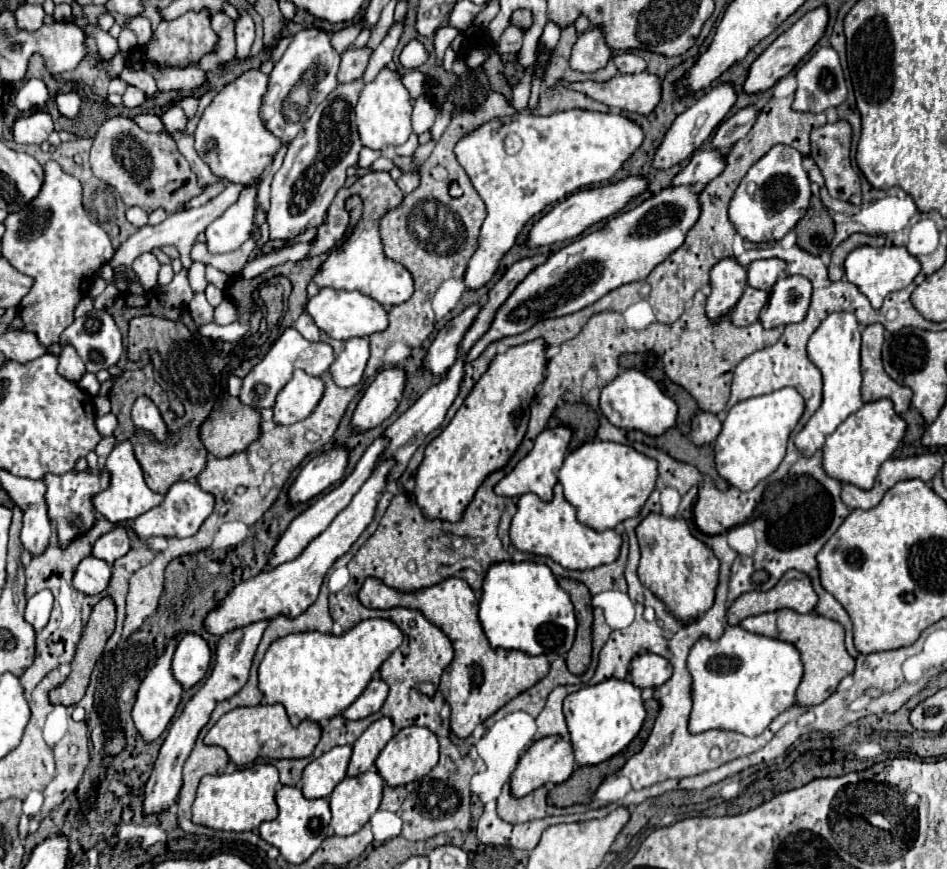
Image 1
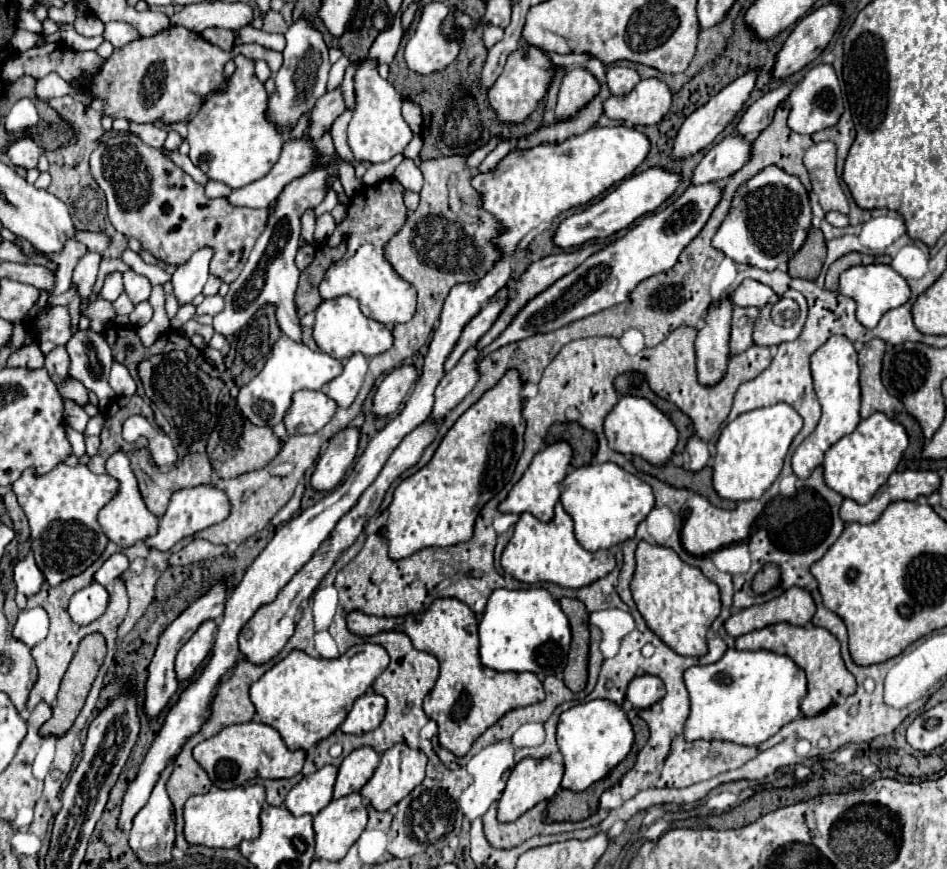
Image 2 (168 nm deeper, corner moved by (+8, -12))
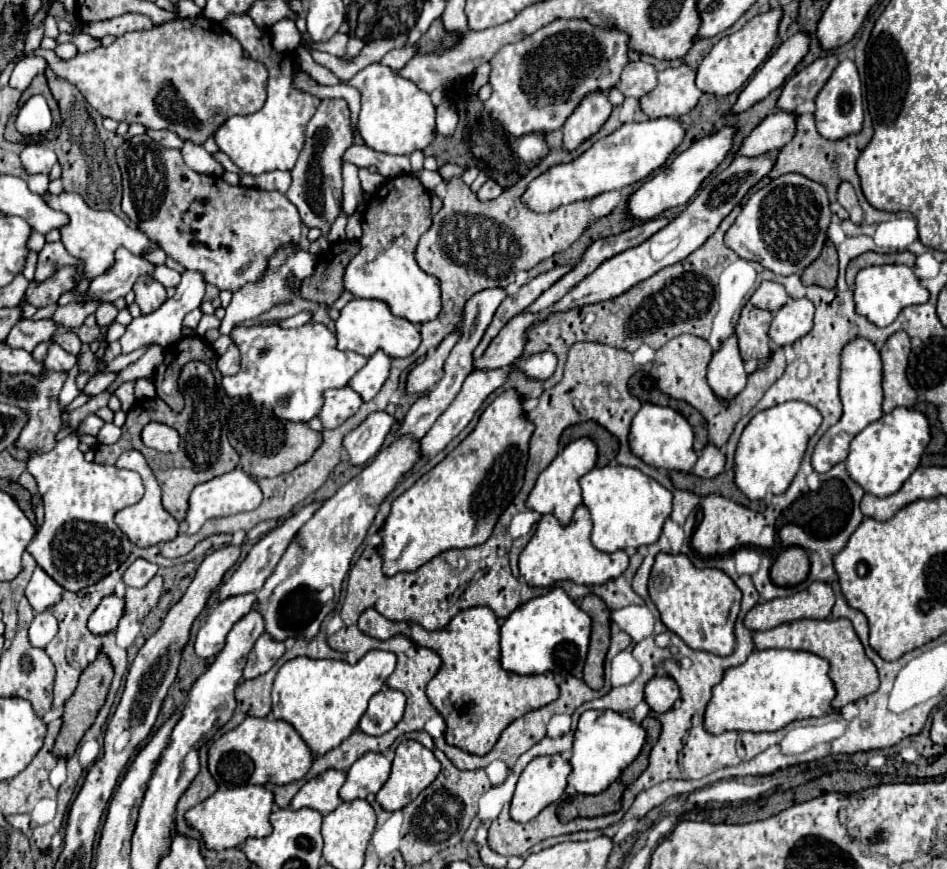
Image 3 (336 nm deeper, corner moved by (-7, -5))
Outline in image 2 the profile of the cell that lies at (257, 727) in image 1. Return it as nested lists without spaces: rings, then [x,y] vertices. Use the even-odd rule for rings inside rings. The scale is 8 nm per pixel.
[[[263,722],[233,724],[223,728],[219,734],[203,740],[193,748],[193,758],[207,770],[209,778],[219,788],[235,788],[245,784],[249,778],[291,778],[301,772],[305,764],[305,752],[291,752],[279,732]]]

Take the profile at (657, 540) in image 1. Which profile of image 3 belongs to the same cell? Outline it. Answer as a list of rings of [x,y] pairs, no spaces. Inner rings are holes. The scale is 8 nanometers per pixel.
[[[658,553],[650,573],[648,591],[660,611],[662,623],[676,633],[690,649],[726,657],[734,651],[734,623],[740,613],[742,593],[720,569],[696,569],[686,555]]]

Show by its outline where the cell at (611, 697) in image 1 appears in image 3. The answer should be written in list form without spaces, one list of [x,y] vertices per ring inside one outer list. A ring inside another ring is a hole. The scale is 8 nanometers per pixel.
[[[586,711],[582,713],[576,733],[574,733],[574,749],[572,749],[572,773],[568,777],[568,785],[572,785],[582,795],[598,795],[608,789],[620,773],[638,757],[644,745],[644,729],[624,715],[616,711]]]

